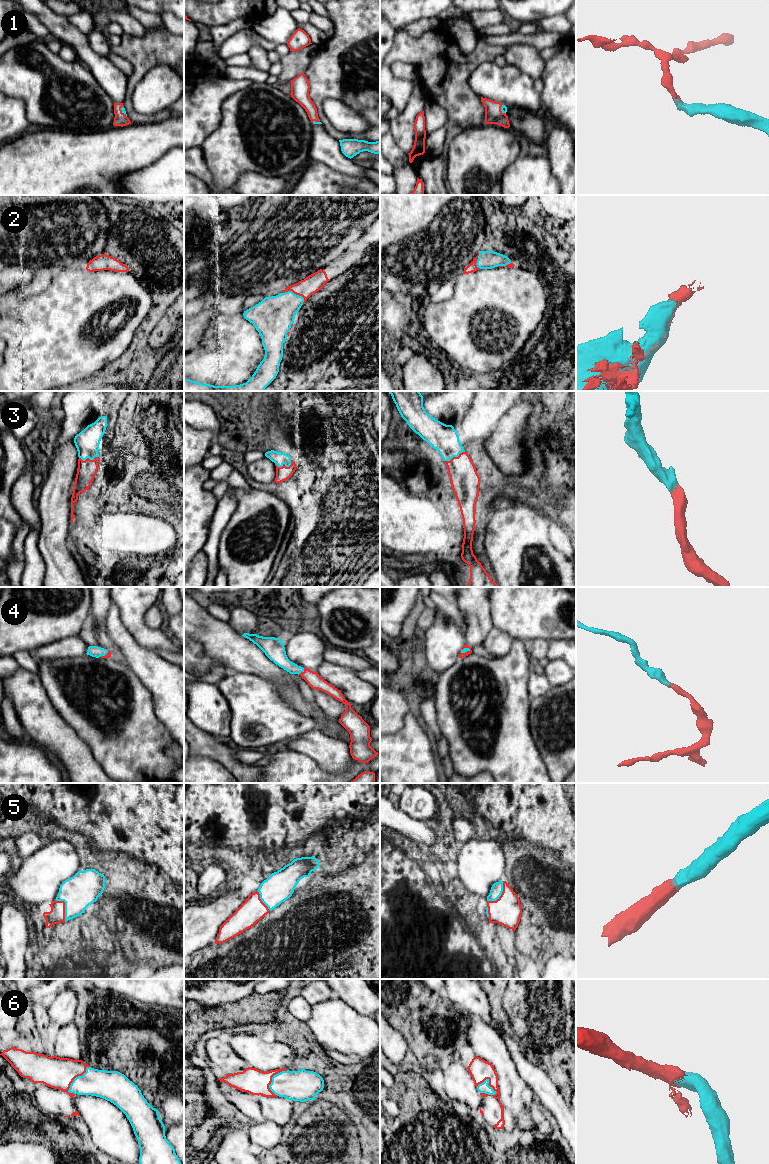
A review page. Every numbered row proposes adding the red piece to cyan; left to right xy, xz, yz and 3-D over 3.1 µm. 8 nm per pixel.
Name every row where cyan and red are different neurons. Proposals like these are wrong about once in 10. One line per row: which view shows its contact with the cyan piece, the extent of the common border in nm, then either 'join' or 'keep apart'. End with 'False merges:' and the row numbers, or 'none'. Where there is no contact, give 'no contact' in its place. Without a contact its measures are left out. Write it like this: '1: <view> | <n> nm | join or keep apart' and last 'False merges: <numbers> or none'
1: xy | 90 nm | join
2: xz | 200 nm | join
3: xz | 140 nm | join
4: xz | 80 nm | join
5: xy | 200 nm | join
6: yz | 180 nm | join
False merges: none

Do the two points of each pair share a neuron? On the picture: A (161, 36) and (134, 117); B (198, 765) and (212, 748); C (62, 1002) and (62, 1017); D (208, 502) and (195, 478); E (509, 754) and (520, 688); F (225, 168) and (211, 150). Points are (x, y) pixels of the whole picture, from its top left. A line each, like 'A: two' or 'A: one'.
A: one
B: two
C: one
D: one
E: one
F: one

